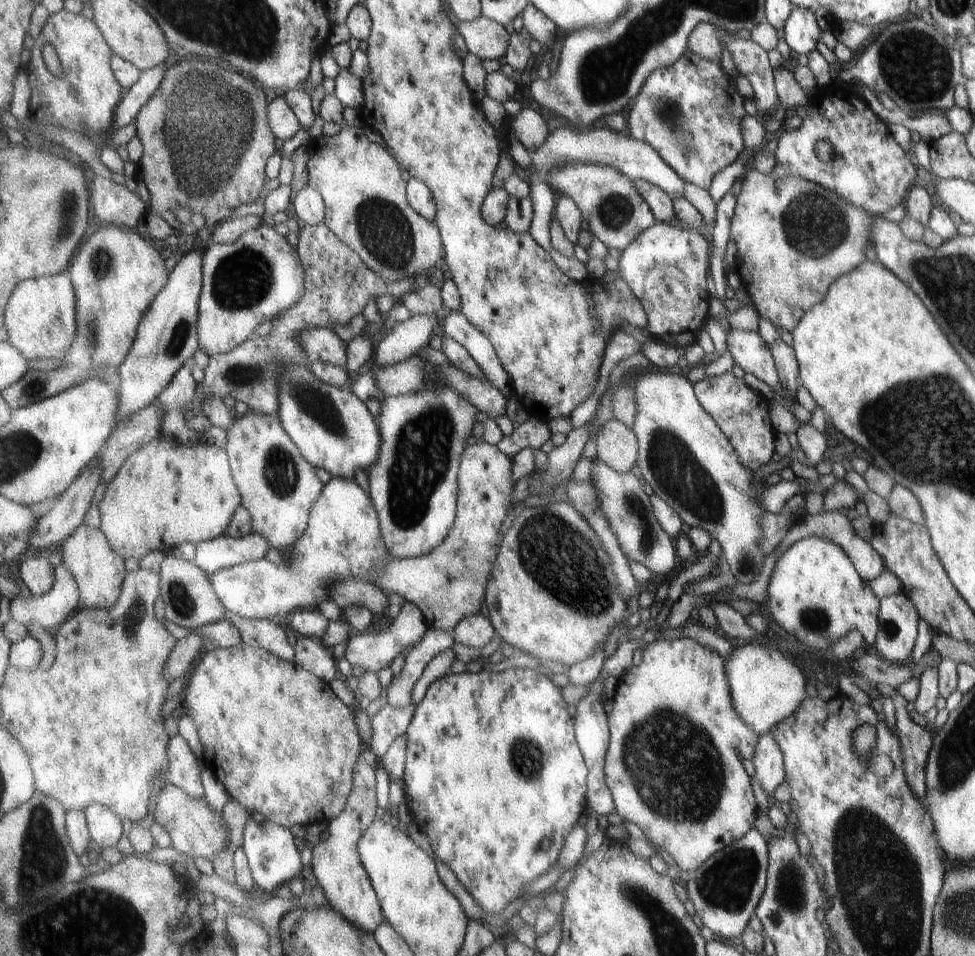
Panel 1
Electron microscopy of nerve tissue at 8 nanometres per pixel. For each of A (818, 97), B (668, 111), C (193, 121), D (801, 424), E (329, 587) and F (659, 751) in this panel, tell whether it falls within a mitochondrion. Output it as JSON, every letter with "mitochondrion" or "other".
{"A":"other","B":"mitochondrion","C":"mitochondrion","D":"other","E":"other","F":"mitochondrion"}

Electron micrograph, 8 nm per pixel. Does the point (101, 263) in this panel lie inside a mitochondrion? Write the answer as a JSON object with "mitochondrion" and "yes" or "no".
{"mitochondrion":"yes"}

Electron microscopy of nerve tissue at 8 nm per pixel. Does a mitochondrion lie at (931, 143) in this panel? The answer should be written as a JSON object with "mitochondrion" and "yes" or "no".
{"mitochondrion":"no"}

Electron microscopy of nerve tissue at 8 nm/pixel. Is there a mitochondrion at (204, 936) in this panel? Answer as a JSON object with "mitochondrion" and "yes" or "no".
{"mitochondrion":"no"}

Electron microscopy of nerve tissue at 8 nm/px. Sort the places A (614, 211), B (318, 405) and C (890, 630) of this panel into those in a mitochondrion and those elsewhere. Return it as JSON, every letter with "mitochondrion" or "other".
{"A":"mitochondrion","B":"mitochondrion","C":"mitochondrion"}

